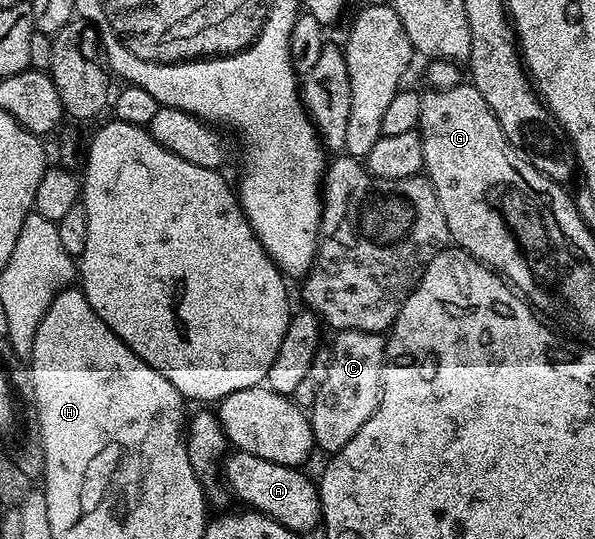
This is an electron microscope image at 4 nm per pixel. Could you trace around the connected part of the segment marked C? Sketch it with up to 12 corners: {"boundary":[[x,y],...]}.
{"boundary":[[340,330],[307,415],[343,450],[381,397],[386,337]]}

